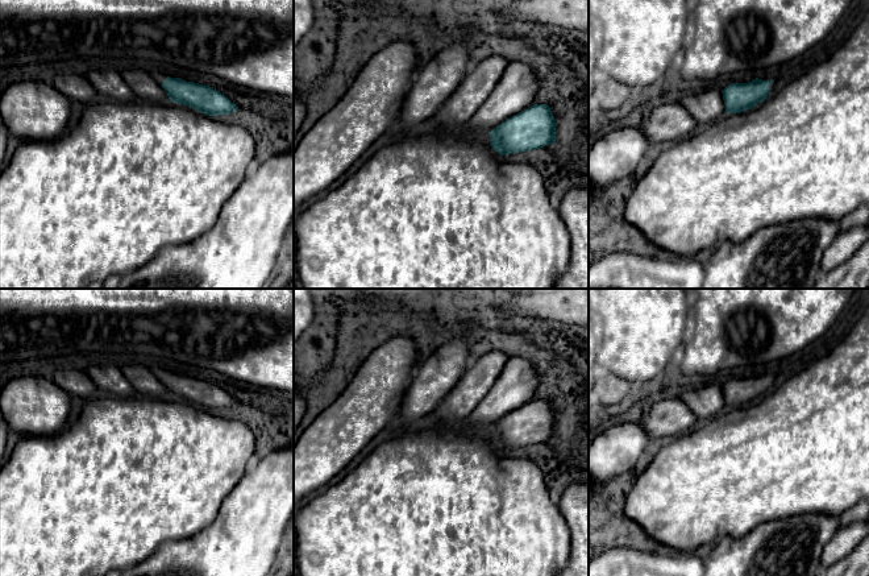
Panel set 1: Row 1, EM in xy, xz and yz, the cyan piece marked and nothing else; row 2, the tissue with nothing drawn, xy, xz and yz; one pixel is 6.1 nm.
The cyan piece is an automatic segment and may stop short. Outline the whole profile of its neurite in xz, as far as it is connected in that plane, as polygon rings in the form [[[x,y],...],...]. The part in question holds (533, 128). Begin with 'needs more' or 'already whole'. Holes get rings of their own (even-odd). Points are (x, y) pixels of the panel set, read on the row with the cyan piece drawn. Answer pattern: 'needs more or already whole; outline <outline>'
already whole; outline [[[533,104],[494,128],[490,145],[500,156],[541,149],[556,142],[557,123],[548,104]]]

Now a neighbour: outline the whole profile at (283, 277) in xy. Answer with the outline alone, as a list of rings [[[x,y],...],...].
[[[294,254],[282,257],[280,264],[263,289],[294,289]]]

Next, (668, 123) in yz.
[[[673,101],[656,107],[643,128],[649,144],[666,146],[691,136],[697,127],[687,109]]]

